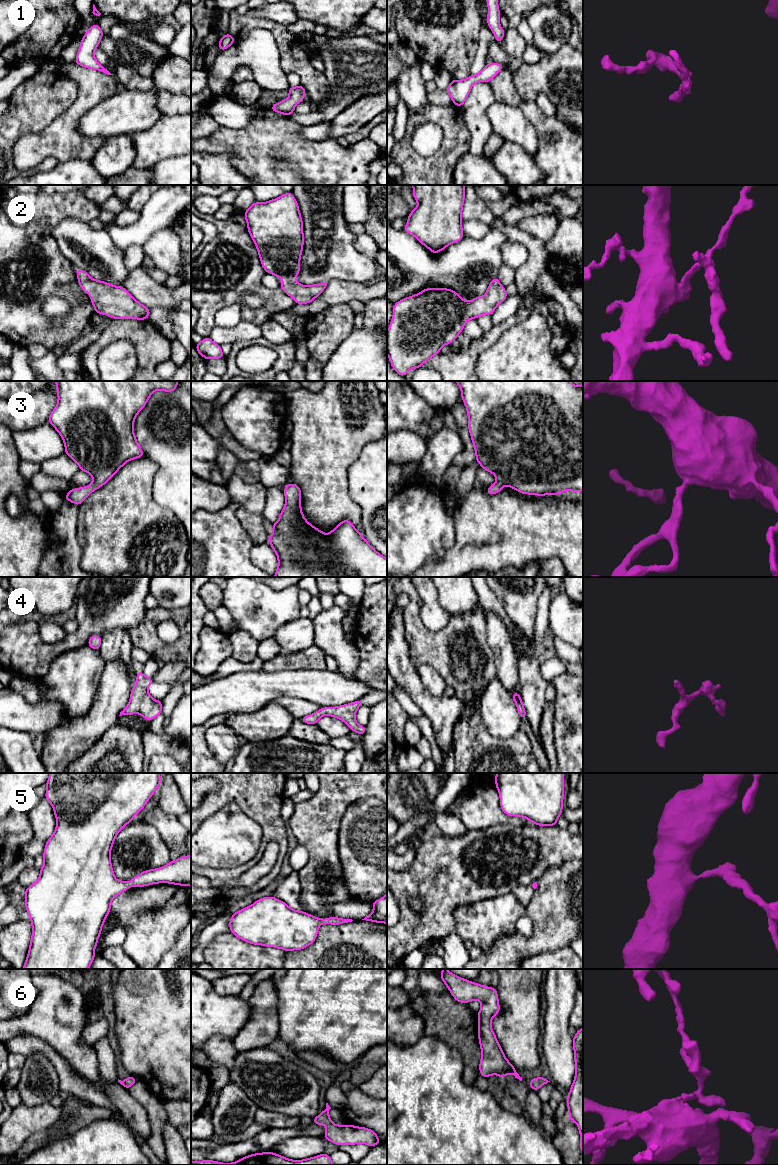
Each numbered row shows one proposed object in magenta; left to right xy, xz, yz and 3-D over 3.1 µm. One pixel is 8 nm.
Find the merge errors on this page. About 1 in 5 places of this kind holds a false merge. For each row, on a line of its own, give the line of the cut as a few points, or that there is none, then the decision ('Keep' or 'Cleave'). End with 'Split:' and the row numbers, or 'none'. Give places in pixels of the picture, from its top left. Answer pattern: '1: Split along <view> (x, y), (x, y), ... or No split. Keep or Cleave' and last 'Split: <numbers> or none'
1: No split. Keep
2: No split. Keep
3: No split. Keep
4: No split. Keep
5: No split. Keep
6: No split. Keep
Split: none

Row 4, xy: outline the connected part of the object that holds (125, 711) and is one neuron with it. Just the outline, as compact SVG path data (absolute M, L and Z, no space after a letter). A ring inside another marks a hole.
M143 672L137 673L136 684L132 687L130 701L119 716L139 713L146 720L151 721L160 715L162 713L162 701L153 699L148 692L148 687L152 683L152 678L146 677Z

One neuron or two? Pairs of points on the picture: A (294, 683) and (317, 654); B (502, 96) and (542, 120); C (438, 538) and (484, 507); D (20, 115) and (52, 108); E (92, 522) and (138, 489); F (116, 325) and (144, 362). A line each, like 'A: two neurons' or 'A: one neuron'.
A: two neurons
B: two neurons
C: two neurons
D: one neuron
E: one neuron
F: one neuron

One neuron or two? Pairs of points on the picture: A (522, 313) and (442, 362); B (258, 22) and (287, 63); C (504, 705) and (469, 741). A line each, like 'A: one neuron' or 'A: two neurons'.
A: one neuron
B: one neuron
C: two neurons

